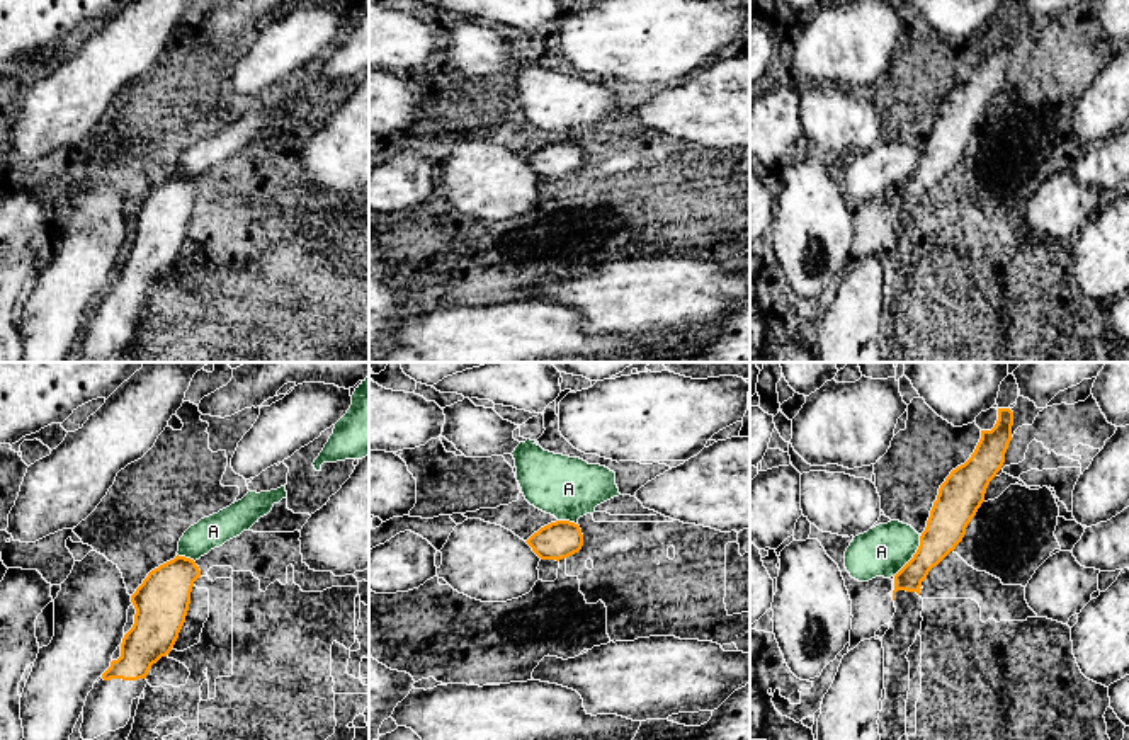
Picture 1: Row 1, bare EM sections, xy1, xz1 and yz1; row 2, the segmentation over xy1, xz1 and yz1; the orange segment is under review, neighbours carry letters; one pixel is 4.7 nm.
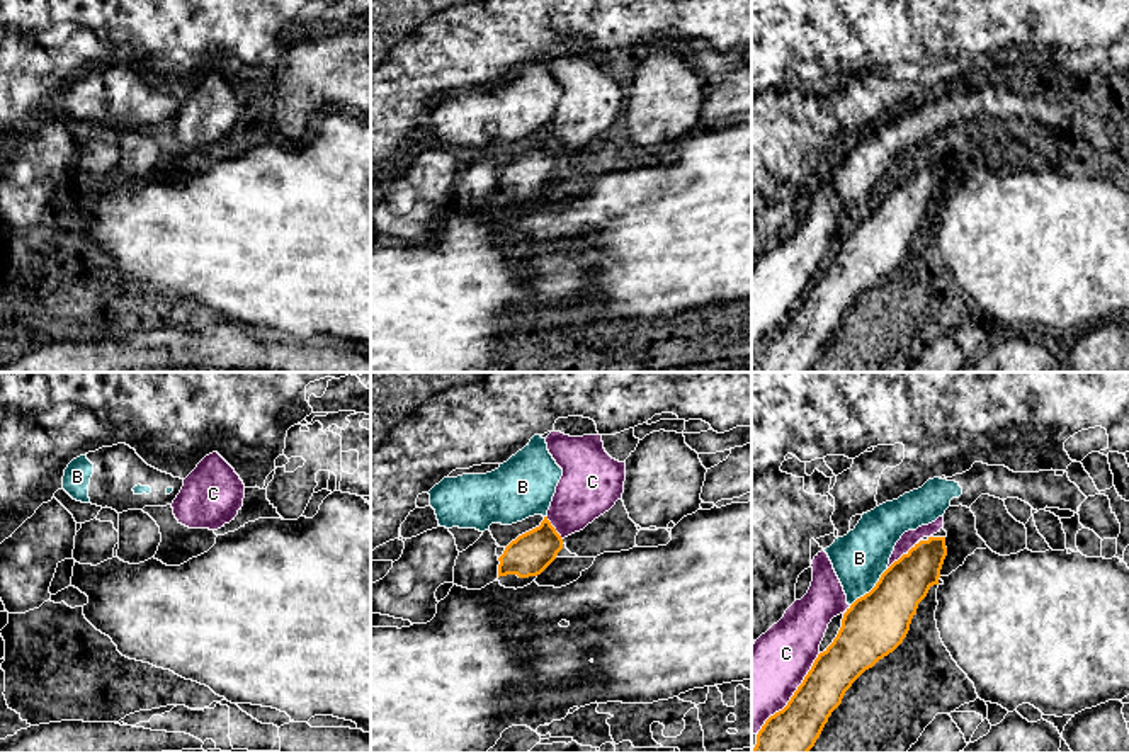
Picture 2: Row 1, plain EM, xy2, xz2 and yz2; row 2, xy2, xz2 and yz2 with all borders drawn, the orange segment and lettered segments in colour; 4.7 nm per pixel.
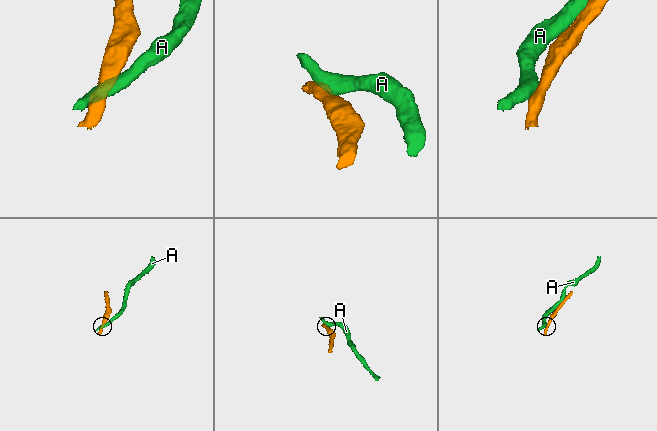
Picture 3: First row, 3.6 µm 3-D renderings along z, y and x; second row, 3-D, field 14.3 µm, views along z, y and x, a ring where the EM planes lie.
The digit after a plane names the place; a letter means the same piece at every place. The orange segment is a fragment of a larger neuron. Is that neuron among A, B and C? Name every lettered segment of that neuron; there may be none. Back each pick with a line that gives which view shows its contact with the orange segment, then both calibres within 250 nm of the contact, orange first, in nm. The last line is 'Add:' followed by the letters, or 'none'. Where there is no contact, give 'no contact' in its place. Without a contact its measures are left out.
Add: none

